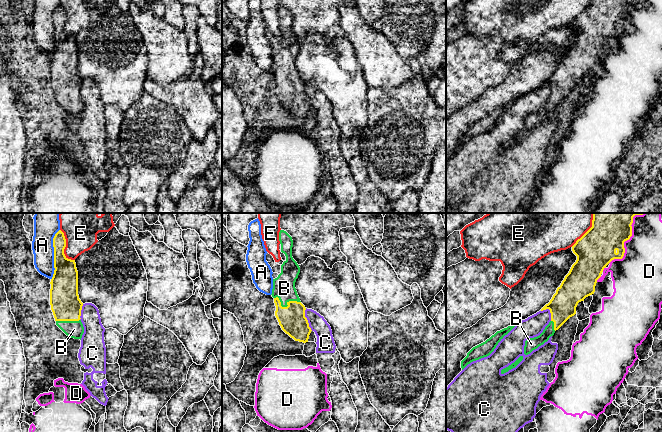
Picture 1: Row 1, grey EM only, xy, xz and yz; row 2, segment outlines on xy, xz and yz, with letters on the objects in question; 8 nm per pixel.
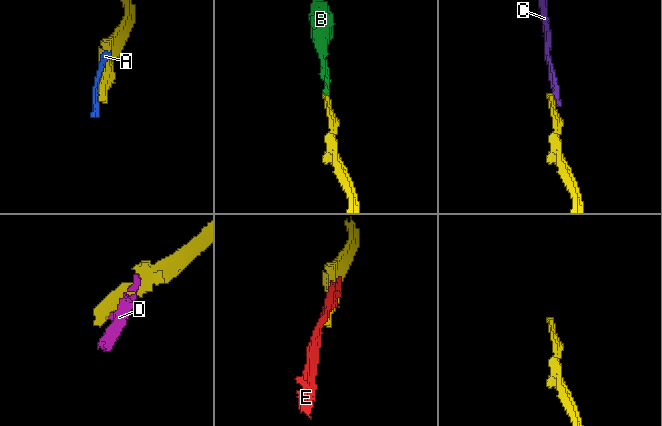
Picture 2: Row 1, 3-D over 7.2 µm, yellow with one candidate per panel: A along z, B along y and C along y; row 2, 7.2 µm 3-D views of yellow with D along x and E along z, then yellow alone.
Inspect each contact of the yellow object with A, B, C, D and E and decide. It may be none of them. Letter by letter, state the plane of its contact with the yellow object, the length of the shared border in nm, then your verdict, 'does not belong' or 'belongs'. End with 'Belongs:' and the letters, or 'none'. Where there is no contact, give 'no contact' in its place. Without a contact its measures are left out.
A: contact in xy; length 420 nm; does not belong
B: contact in xz; length 220 nm; belongs
C: contact in xz; length 190 nm; does not belong
D: contact in yz; length 500 nm; does not belong
E: contact in xy; length 280 nm; does not belong
Belongs: B

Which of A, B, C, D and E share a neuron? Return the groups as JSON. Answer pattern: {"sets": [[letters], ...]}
{"sets": [["A"], ["B"], ["C", "D"], ["E"]]}

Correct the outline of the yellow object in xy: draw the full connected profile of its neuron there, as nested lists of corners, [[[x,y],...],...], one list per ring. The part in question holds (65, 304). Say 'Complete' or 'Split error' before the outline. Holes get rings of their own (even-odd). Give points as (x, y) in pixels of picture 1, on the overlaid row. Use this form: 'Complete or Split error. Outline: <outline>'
Split error. Outline: [[[59,230],[53,238],[54,247],[54,274],[51,279],[50,305],[56,325],[69,337],[82,338],[84,327],[81,322],[81,310],[83,303],[78,295],[78,271],[75,260],[68,259],[64,254],[66,239],[64,233]]]

